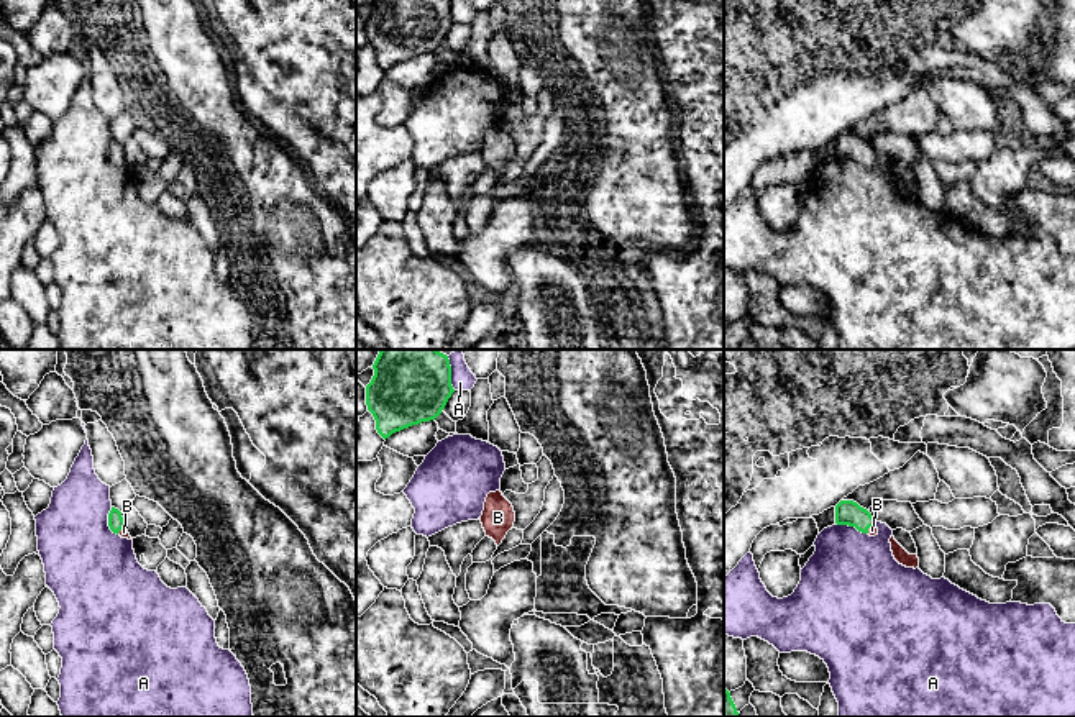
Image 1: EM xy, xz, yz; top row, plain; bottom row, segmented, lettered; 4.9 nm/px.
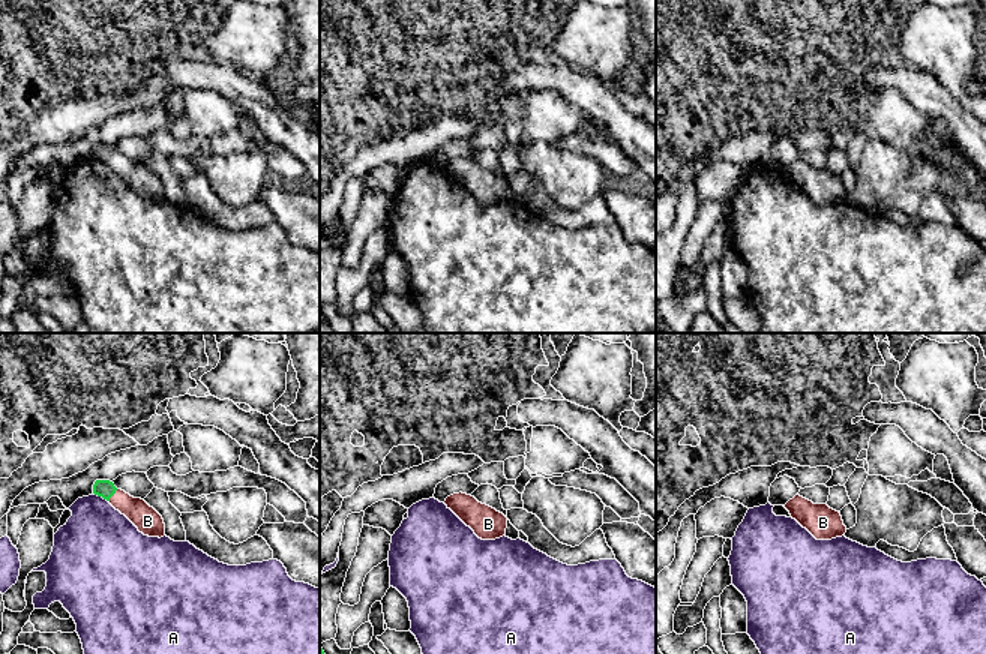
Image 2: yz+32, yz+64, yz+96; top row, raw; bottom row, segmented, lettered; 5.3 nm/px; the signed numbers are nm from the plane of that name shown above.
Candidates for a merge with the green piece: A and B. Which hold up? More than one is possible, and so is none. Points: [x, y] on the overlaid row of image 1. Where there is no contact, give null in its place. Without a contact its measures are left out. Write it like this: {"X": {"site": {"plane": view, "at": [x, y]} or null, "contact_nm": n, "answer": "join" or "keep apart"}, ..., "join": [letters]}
{"A": {"site": {"plane": "yz", "at": [852, 525]}, "contact_nm": 160, "answer": "keep apart"}, "B": {"site": {"plane": "yz", "at": [870, 525]}, "contact_nm": 60, "answer": "join"}, "join": ["B"]}

